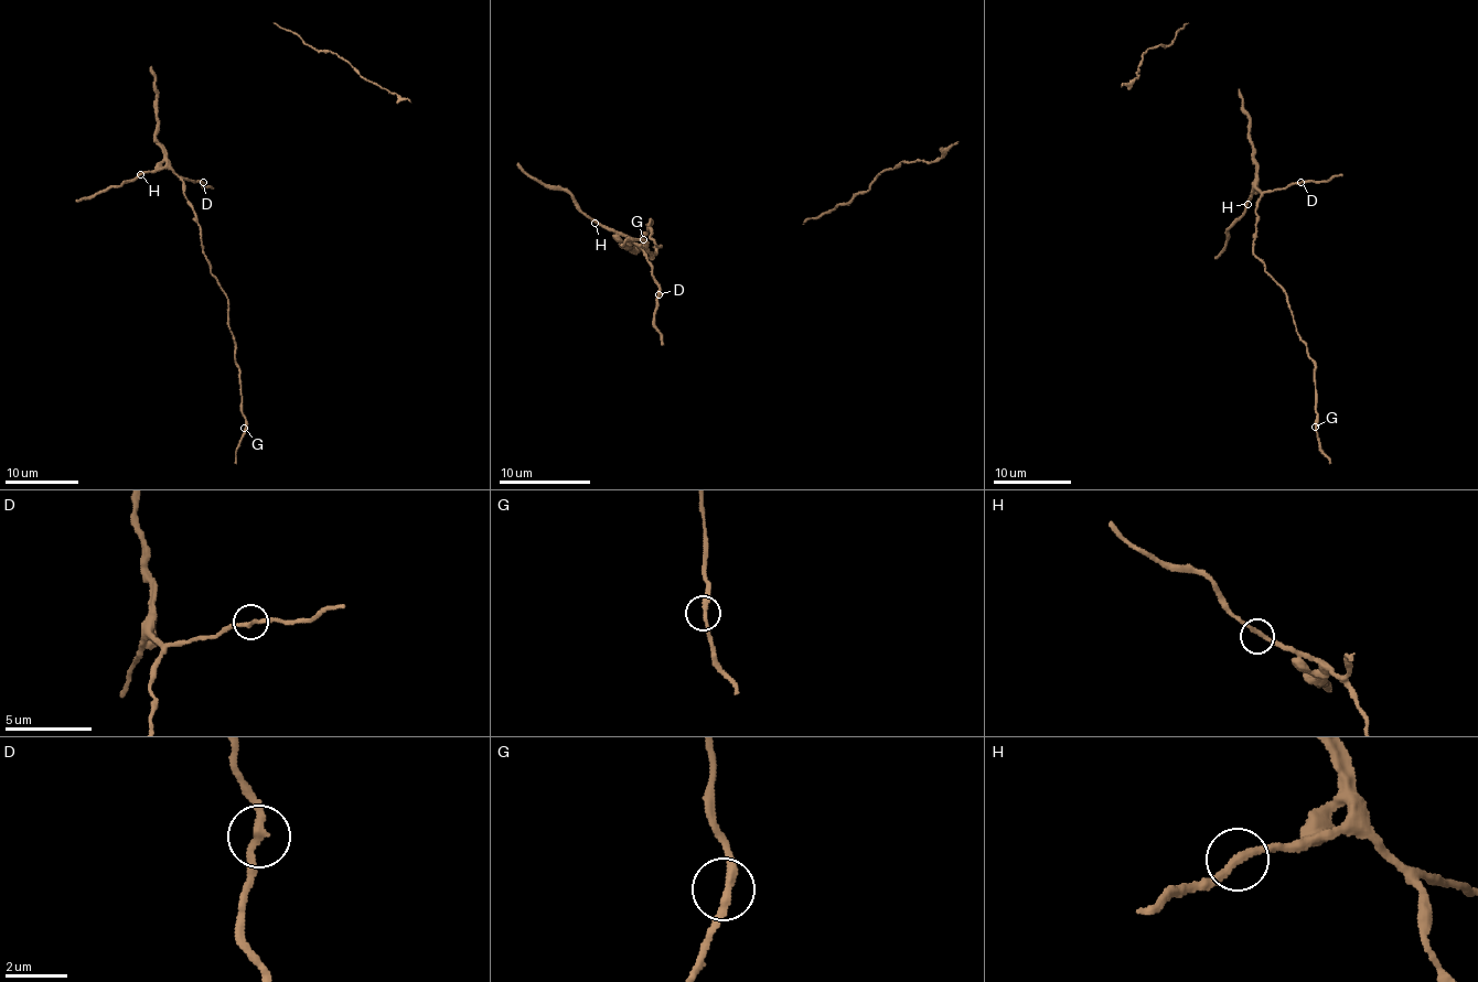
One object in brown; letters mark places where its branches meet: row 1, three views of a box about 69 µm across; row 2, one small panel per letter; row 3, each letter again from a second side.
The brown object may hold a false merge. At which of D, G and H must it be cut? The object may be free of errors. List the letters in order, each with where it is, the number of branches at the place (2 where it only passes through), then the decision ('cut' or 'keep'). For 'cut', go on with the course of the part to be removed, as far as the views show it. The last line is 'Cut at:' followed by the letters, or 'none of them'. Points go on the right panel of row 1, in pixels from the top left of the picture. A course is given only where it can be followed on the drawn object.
D: place (1300, 182); branches 2; keep
G: place (1315, 427); branches 2; keep
H: place (1248, 204); branches 2; keep
Cut at: none of them

